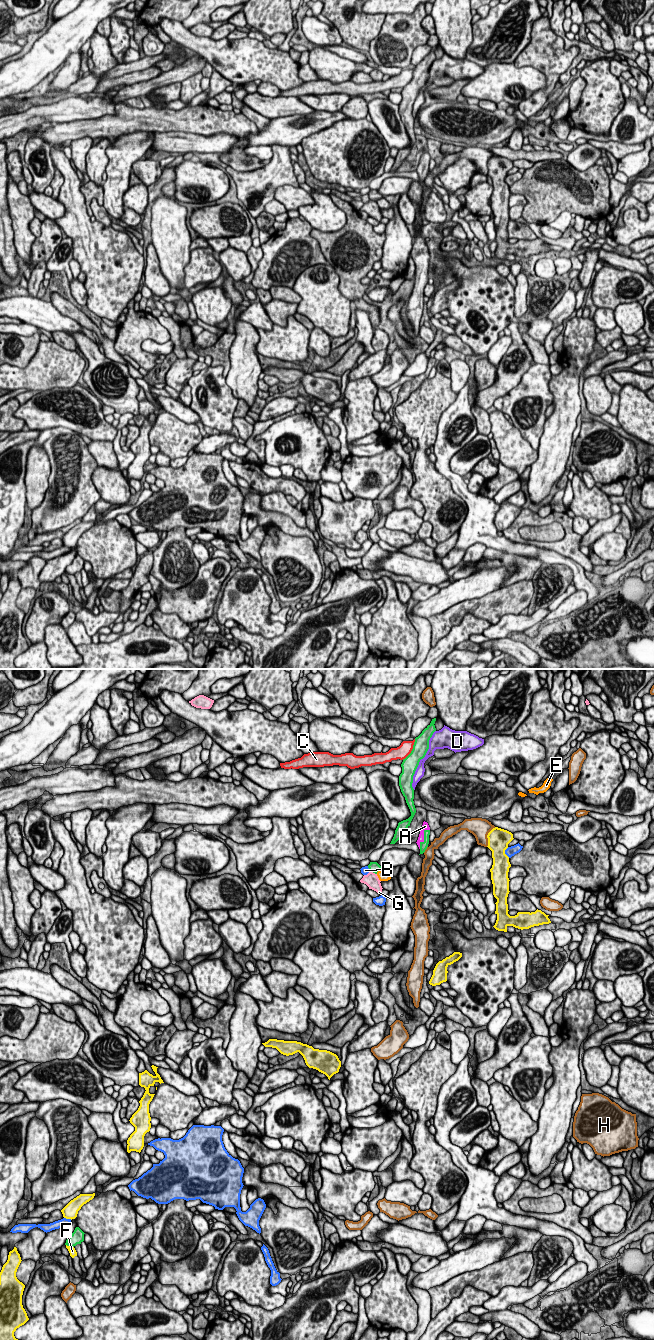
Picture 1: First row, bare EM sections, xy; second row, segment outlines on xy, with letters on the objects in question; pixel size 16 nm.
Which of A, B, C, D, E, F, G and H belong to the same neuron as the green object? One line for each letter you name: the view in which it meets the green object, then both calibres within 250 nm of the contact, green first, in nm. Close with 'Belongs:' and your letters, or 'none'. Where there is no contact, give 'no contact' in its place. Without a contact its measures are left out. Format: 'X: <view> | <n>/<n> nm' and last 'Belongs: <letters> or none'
A: xy | 130/120 nm
Belongs: A

